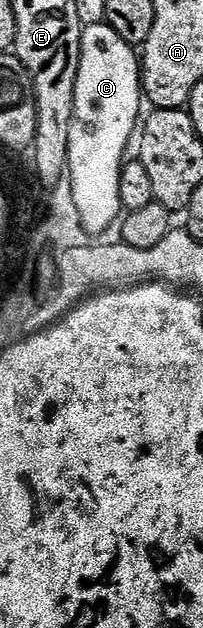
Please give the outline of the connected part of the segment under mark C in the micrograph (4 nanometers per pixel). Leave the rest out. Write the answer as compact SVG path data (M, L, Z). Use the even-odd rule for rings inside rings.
M106 23L83 26L81 35L80 63L74 81L74 105L72 119L68 123L68 165L66 173L72 178L73 199L77 205L81 224L89 236L96 237L99 231L115 224L121 216L118 181L120 168L126 162L124 150L128 142L133 142L134 132L138 127L140 99L142 103L142 63L135 48Z

